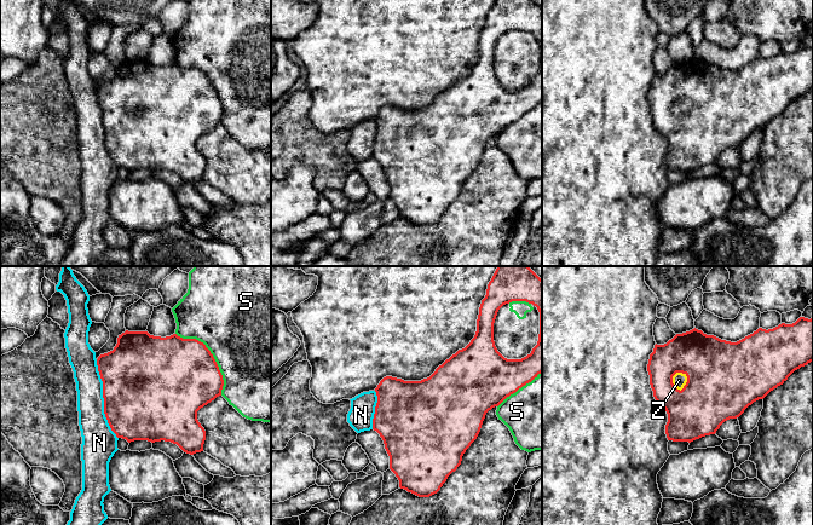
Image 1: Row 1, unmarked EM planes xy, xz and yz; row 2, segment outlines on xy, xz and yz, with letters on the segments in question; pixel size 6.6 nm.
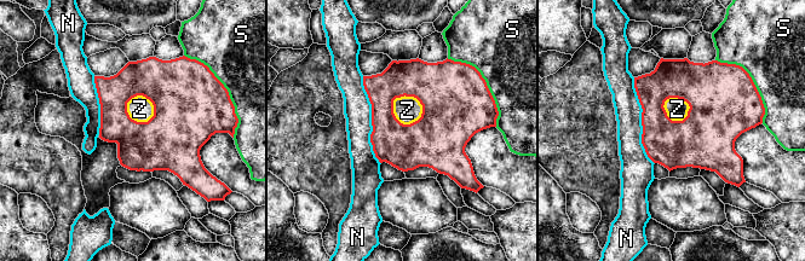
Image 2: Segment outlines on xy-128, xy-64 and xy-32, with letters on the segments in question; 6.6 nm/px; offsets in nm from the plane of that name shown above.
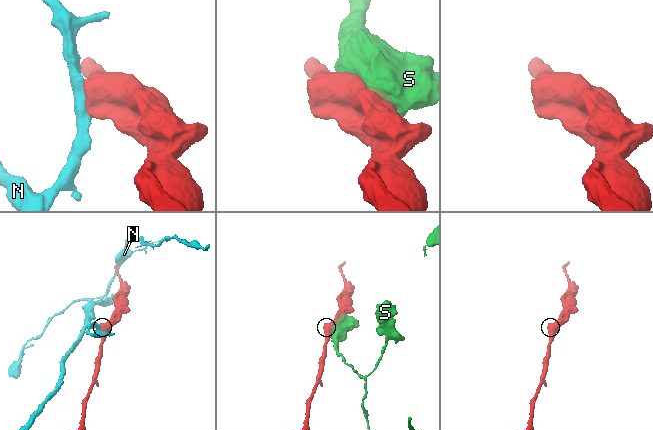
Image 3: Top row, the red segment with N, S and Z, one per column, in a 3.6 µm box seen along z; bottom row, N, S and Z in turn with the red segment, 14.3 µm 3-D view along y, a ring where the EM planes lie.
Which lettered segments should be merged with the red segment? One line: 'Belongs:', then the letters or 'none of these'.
Belongs: Z

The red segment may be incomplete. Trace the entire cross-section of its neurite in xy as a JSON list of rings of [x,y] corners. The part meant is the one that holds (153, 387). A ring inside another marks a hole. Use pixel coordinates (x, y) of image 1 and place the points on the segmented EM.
[[[126,330],[117,338],[113,351],[97,359],[103,381],[104,414],[117,438],[134,440],[171,442],[184,452],[194,455],[203,451],[206,431],[197,420],[197,411],[221,396],[224,386],[219,367],[206,345],[196,339],[183,339],[177,334],[161,338],[148,331]]]

